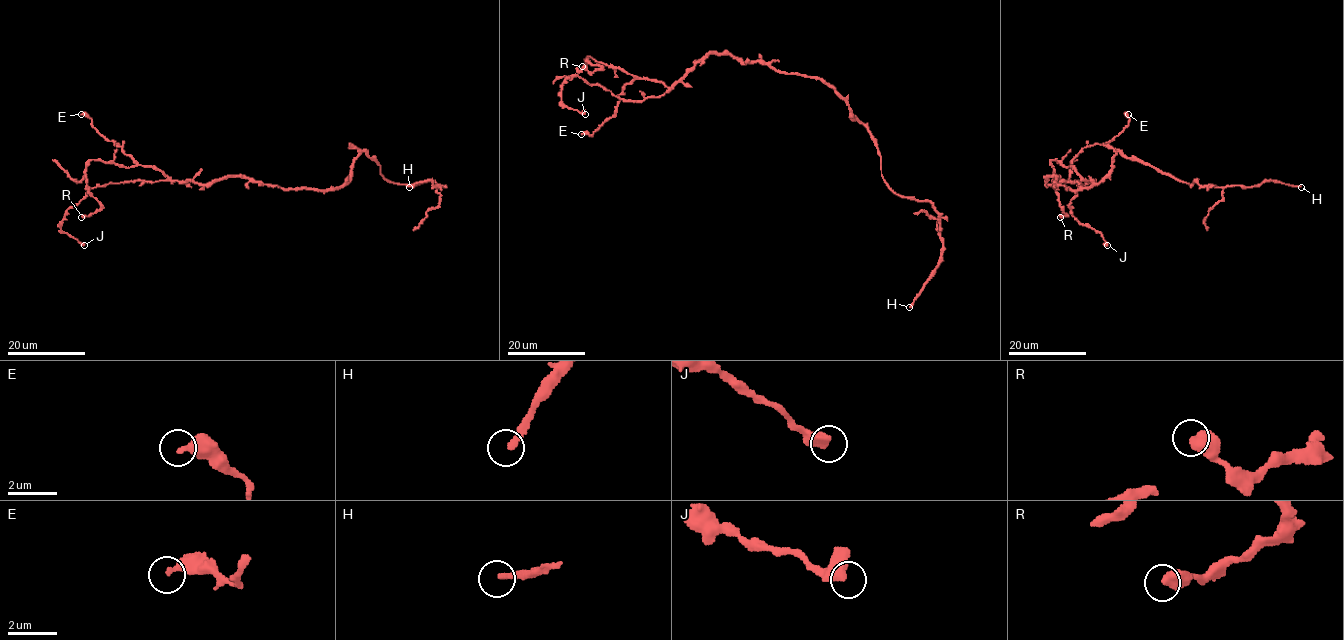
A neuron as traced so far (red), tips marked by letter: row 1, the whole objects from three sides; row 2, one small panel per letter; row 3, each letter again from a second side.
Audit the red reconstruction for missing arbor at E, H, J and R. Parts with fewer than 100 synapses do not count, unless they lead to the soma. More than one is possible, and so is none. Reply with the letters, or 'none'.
H

